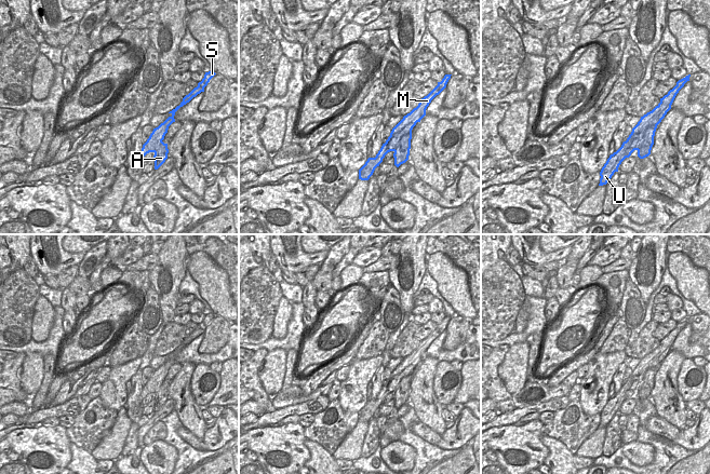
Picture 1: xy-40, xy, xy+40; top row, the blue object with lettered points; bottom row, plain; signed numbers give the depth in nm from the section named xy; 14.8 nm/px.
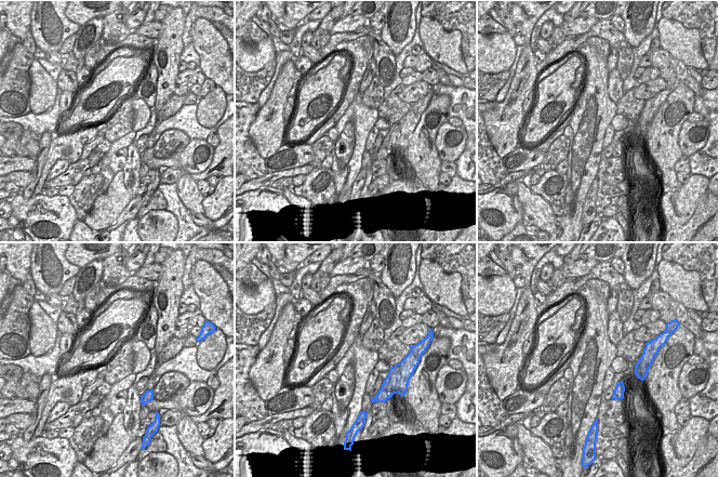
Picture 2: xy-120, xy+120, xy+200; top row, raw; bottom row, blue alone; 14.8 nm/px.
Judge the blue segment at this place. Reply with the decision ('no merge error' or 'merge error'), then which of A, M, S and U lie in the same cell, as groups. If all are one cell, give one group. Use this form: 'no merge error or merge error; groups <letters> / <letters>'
merge error; groups A / M S U

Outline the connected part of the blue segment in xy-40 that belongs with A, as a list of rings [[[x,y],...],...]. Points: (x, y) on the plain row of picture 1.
[[[161,384],[159,391],[155,394],[155,411],[158,411],[168,401],[168,385]]]

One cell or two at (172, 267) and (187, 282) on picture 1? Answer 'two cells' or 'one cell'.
two cells

